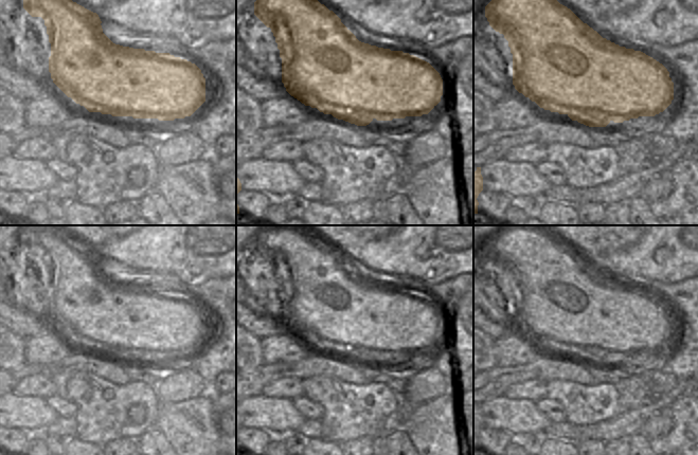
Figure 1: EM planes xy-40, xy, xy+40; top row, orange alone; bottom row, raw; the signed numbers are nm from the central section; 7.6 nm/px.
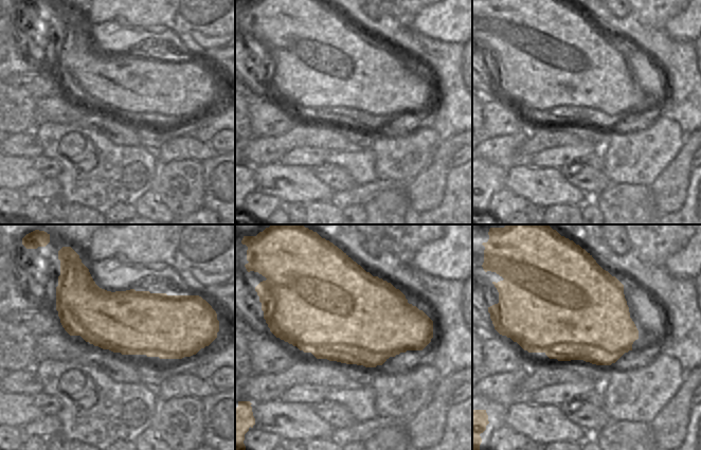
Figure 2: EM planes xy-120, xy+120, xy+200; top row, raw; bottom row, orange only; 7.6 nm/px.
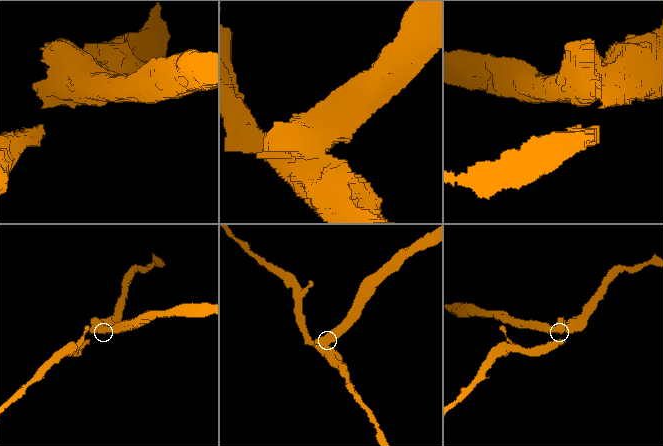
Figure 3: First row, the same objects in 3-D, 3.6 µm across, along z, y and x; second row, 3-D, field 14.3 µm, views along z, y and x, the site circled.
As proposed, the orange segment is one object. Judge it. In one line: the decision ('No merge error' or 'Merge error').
Merge error.

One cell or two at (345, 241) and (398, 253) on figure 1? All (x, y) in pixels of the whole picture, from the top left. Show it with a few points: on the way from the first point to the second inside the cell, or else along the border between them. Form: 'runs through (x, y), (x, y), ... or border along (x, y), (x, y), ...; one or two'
border along (385, 236), (365, 242), (346, 256); two

